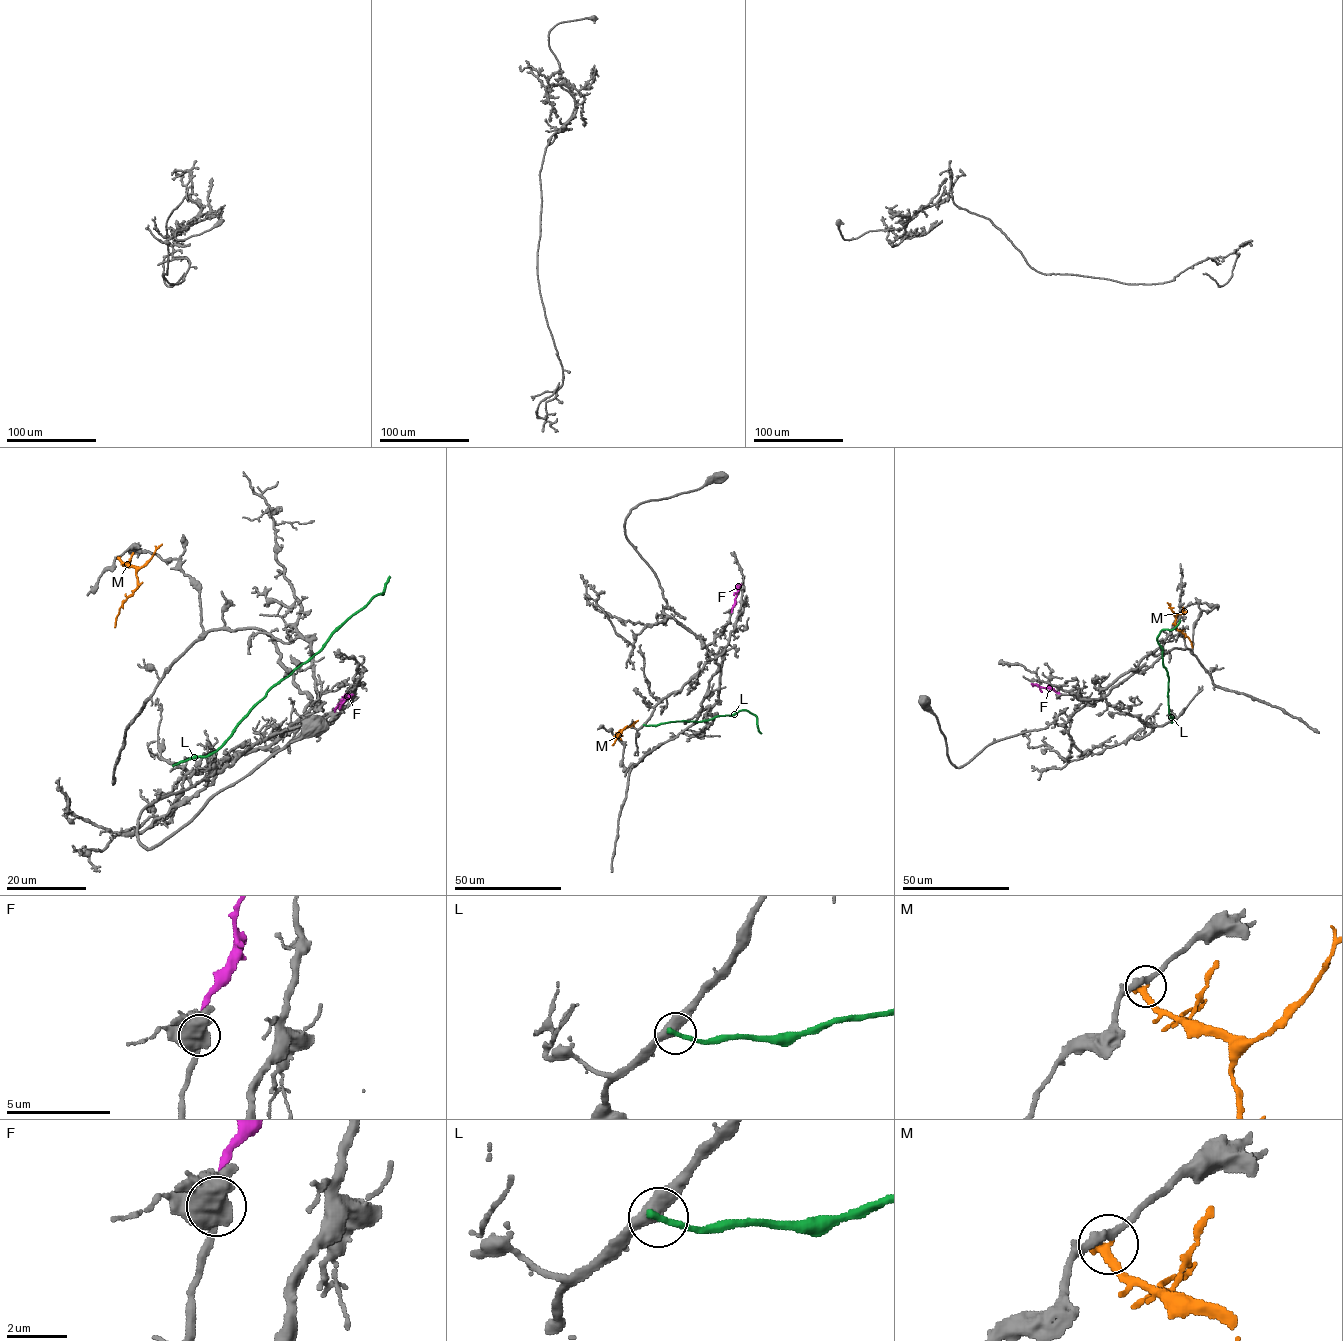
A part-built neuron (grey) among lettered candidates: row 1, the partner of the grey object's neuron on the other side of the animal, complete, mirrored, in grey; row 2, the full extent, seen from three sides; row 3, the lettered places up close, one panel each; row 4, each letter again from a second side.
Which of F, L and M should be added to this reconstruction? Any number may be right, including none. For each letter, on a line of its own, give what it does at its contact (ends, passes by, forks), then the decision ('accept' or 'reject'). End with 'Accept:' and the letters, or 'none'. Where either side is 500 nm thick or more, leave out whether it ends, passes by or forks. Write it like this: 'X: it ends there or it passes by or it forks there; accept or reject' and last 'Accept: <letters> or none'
F: it ends there; accept
L: it ends there; reject
M: it ends there; reject
Accept: F

